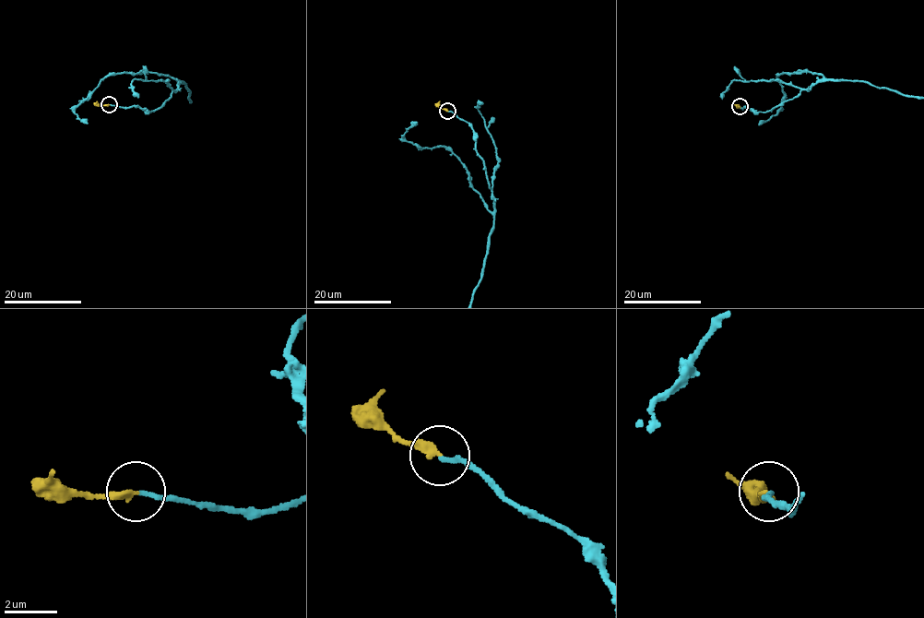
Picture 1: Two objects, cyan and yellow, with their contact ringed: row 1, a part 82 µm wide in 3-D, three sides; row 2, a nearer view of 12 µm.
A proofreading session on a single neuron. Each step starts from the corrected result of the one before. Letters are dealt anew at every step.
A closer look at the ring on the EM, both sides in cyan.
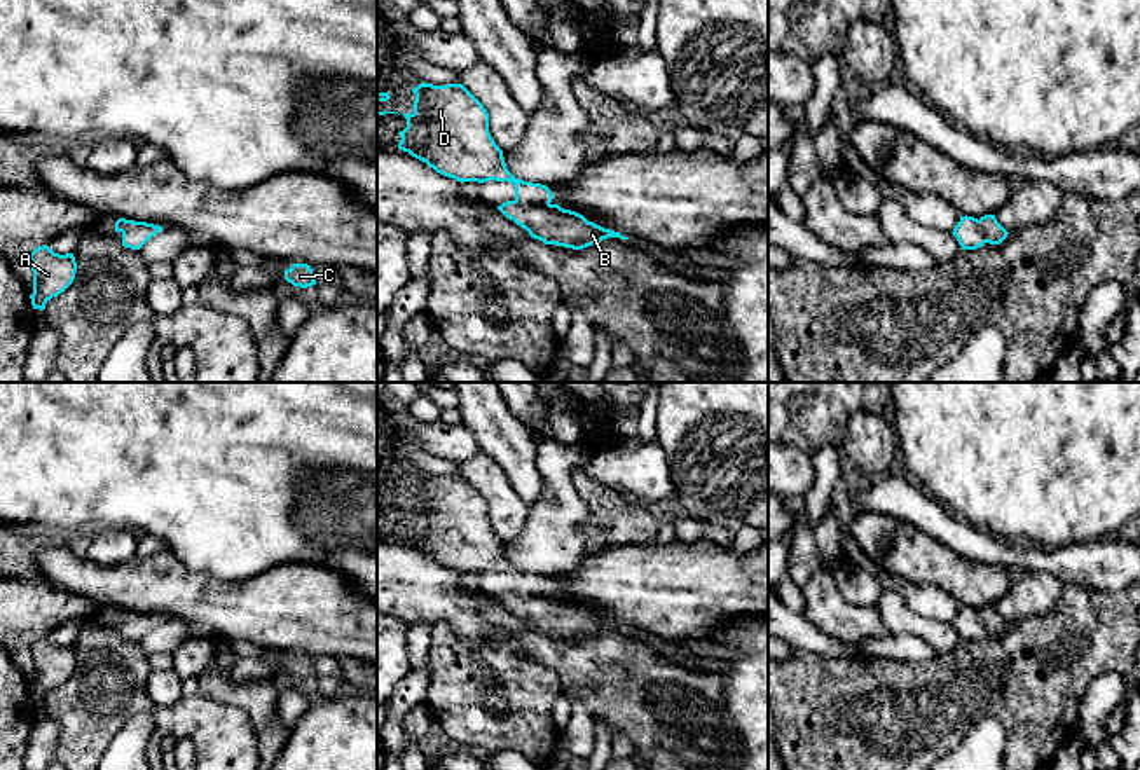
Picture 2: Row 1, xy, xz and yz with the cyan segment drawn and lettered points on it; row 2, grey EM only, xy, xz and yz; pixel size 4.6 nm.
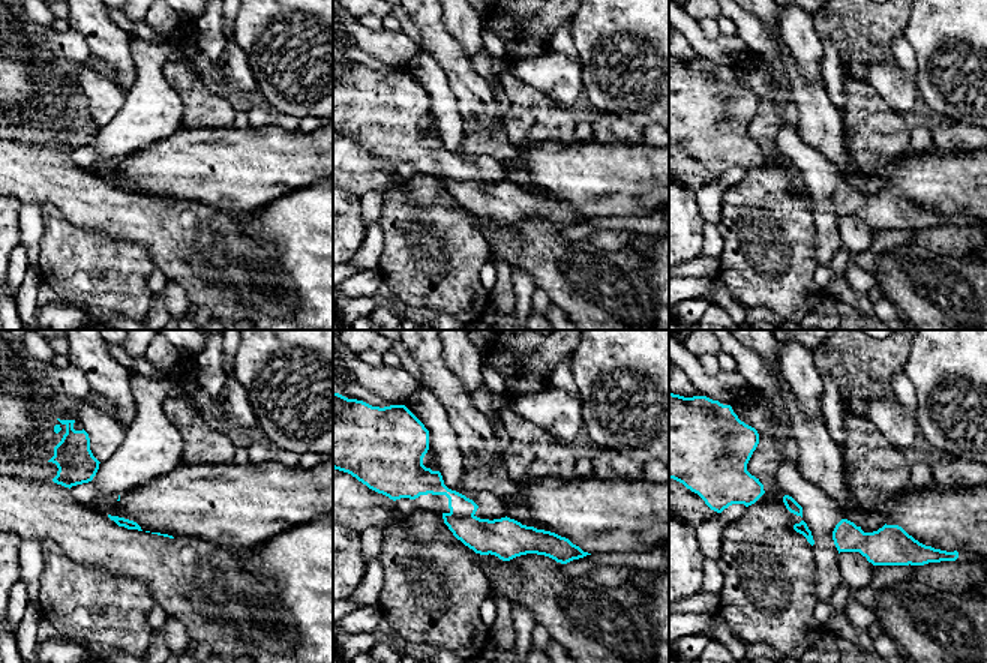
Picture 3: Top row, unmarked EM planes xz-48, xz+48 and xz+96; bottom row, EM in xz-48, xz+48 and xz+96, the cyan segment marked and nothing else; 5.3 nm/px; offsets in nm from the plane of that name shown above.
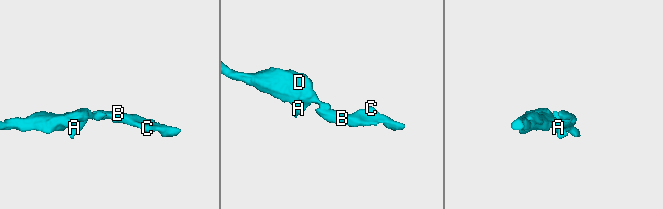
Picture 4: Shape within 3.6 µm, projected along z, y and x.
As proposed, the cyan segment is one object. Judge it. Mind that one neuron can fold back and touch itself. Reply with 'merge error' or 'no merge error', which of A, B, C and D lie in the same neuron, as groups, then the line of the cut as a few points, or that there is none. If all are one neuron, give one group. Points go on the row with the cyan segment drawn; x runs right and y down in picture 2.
no merge error; groups A B C D; cut none

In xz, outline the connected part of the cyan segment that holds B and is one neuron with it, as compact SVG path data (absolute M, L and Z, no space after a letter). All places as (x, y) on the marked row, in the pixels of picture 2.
M422 82L412 93L414 112L403 113L407 127L398 133L400 150L461 183L510 182L515 199L498 210L545 244L583 250L608 237L628 239L553 204L546 185L515 178L489 133L487 110L463 84Z

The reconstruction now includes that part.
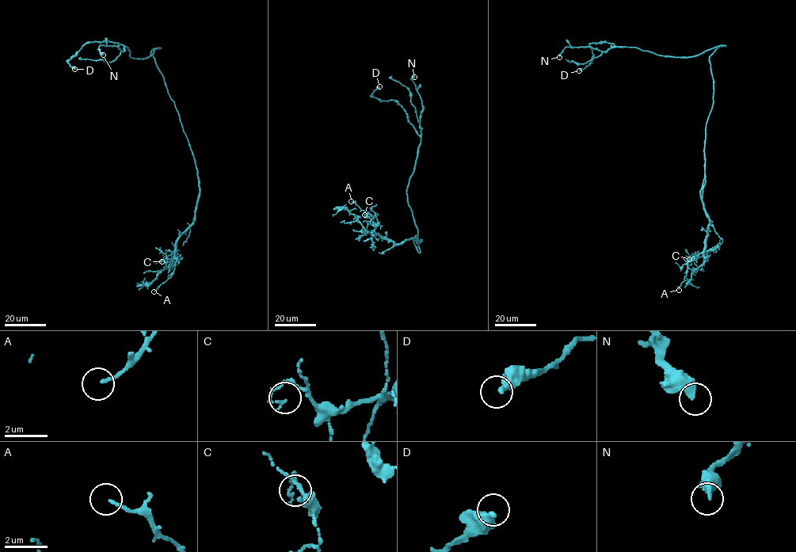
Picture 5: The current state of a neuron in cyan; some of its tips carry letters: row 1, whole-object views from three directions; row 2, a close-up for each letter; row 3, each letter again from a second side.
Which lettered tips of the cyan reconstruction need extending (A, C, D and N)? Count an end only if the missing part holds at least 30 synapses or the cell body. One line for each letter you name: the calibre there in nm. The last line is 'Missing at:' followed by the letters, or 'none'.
Missing at: none

